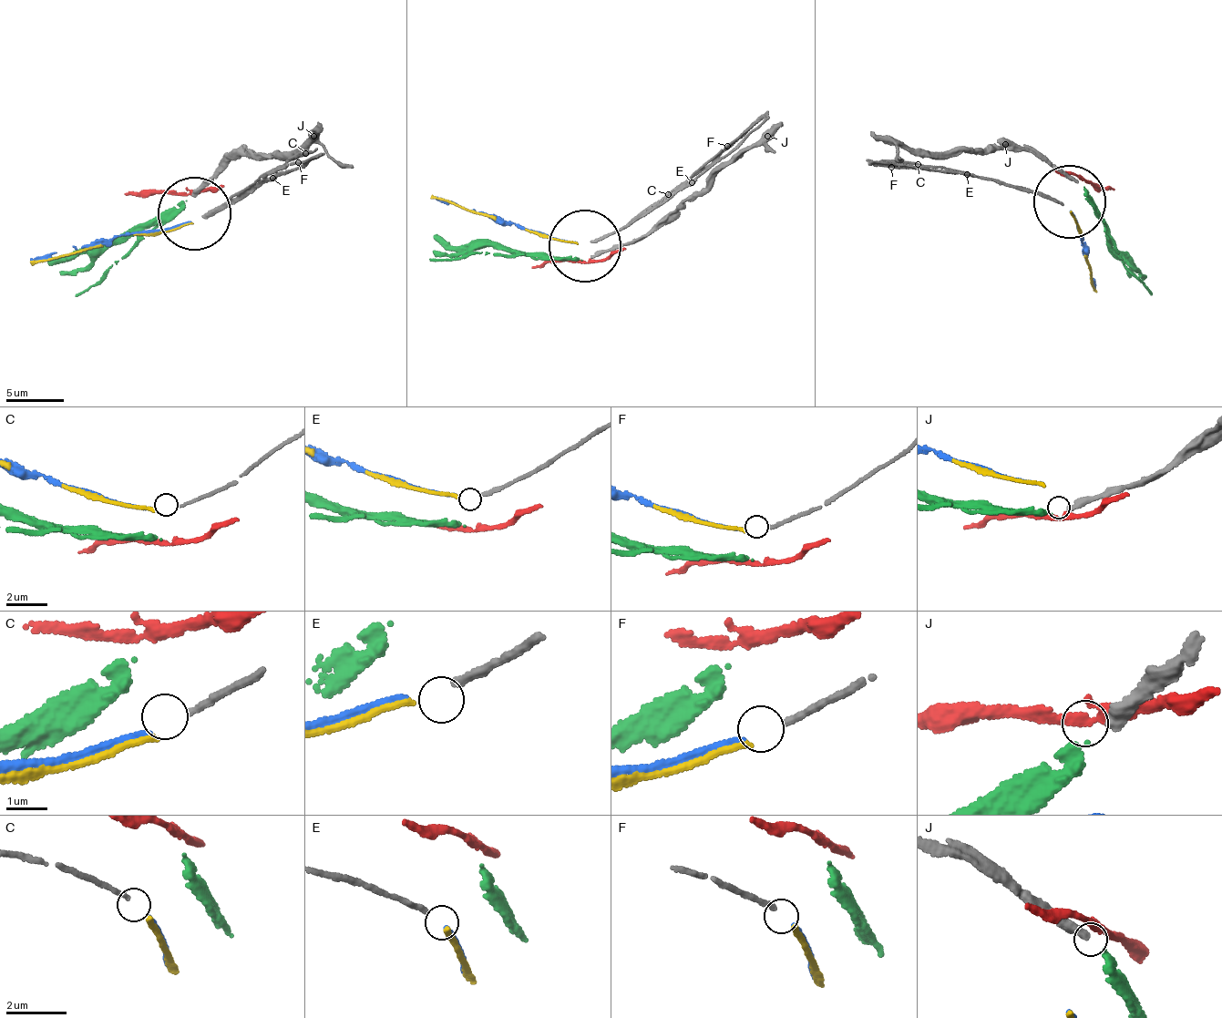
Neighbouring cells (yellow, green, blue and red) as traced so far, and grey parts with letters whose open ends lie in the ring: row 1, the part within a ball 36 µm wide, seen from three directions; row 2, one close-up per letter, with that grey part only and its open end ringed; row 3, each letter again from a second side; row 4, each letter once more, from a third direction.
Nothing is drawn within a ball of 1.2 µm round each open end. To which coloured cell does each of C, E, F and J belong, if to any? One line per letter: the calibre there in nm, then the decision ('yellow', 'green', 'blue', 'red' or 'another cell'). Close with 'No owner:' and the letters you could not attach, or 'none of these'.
C: 130 nm | another cell
E: 170 nm | yellow
F: 150 nm | blue
J: 360 nm | green
No owner: C

